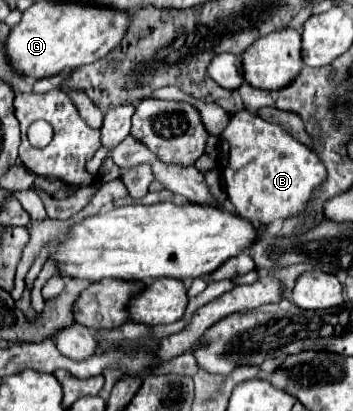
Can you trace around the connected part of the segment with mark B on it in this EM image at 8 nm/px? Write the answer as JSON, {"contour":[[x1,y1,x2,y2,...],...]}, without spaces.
{"contour":[[237,111,227,129,221,135,219,143,219,161,221,161,221,175,225,181,225,191,229,201,233,203,235,211,243,215,245,219,251,219,259,225,269,225,275,219,291,219,301,215,307,209,307,203,313,197,313,191,317,191,327,181,327,169,317,157,315,151,307,149,303,143,295,141,285,129,279,125,263,121,259,115,253,115,249,111]]}

